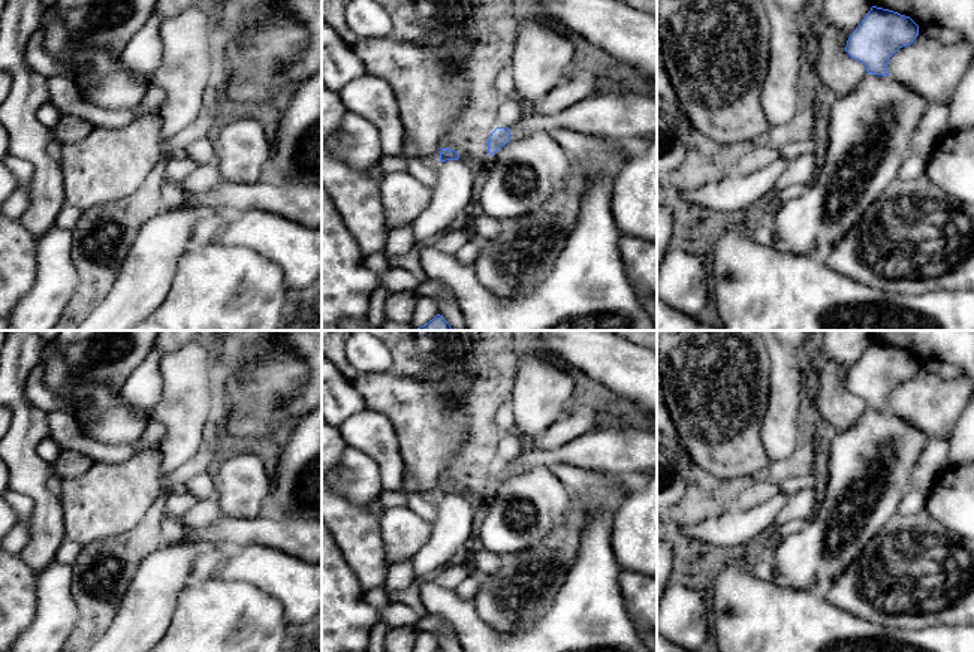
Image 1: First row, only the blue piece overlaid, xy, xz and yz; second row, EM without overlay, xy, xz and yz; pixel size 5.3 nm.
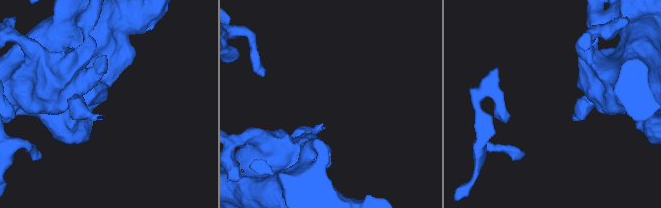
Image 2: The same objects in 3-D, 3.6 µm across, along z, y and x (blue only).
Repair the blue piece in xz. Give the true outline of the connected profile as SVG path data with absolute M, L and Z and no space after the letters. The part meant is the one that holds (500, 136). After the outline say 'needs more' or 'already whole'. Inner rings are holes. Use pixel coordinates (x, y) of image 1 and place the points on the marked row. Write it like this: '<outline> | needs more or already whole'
M642 88L598 90L584 100L554 115L525 112L512 127L497 127L488 138L492 156L512 136L521 133L549 133L569 129L579 133L600 135L618 142L637 142L657 138L657 93Z | needs more

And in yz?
M872 6L850 34L845 51L863 63L868 73L889 75L887 63L902 46L919 36L919 25L905 15Z | already whole

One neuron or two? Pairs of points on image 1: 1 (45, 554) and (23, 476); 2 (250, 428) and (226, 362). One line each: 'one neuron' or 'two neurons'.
1: one neuron
2: two neurons

